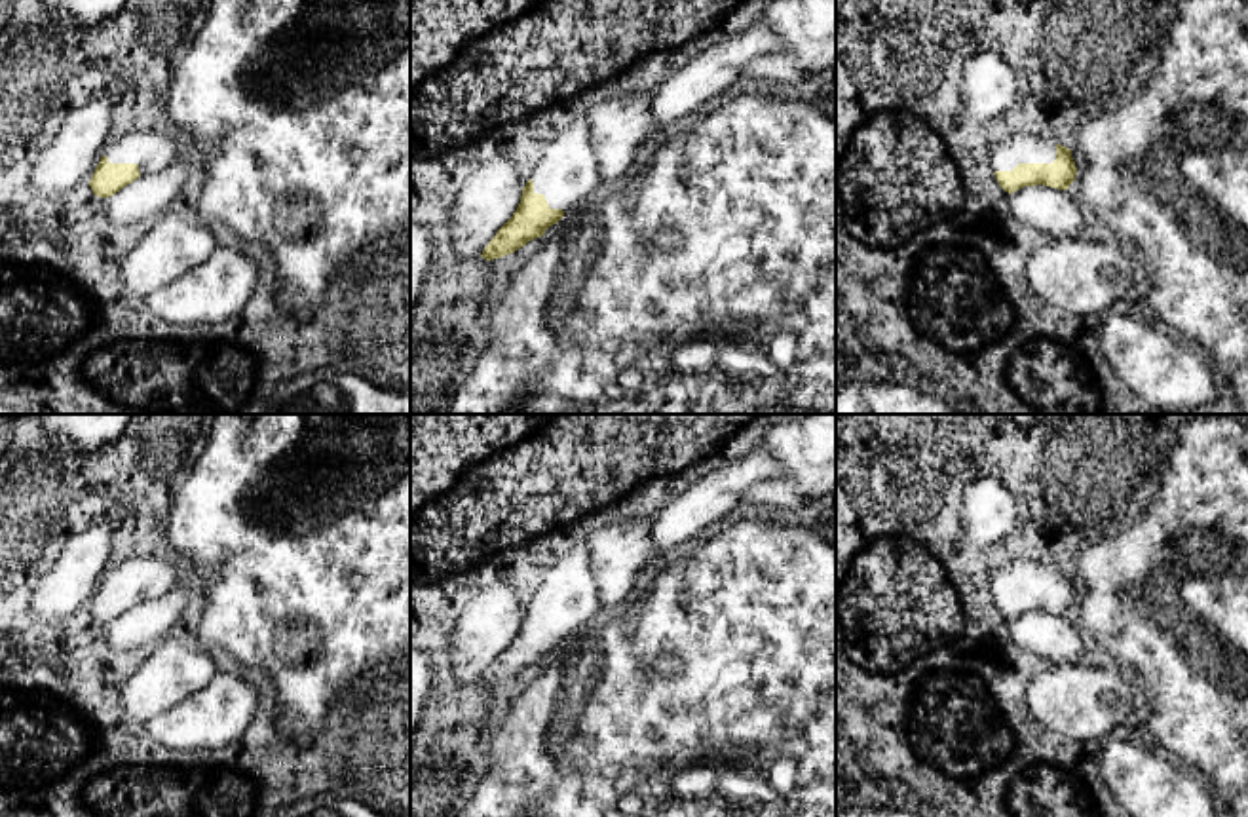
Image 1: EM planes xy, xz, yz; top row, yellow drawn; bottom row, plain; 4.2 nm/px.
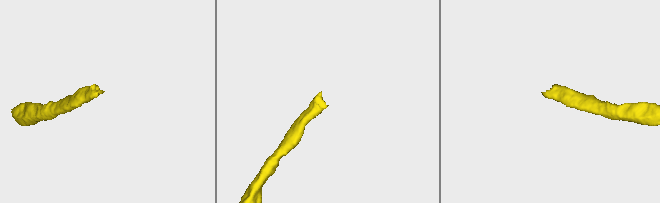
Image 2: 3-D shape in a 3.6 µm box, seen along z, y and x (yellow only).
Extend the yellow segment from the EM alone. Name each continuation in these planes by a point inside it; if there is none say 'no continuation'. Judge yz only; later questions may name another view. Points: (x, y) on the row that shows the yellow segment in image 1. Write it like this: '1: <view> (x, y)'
1: yz (1019, 149)

